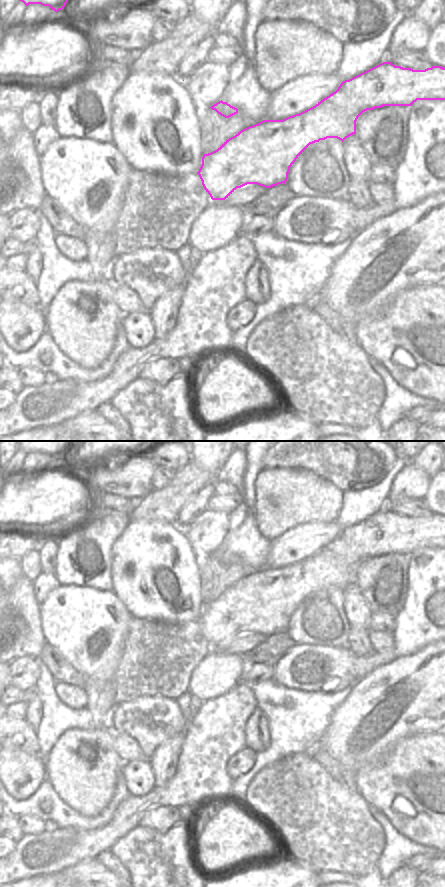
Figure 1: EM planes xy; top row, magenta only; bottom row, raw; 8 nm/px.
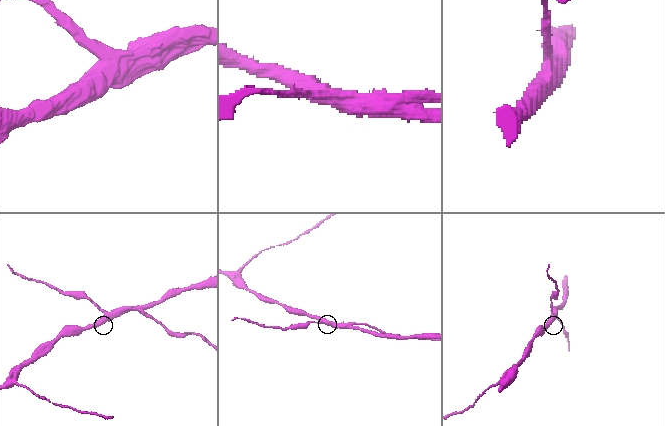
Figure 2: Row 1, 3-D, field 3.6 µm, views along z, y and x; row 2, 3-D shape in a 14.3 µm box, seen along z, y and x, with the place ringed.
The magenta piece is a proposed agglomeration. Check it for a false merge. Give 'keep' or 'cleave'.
cleave

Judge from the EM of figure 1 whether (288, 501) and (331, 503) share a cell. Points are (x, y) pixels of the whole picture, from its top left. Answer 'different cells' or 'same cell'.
same cell

